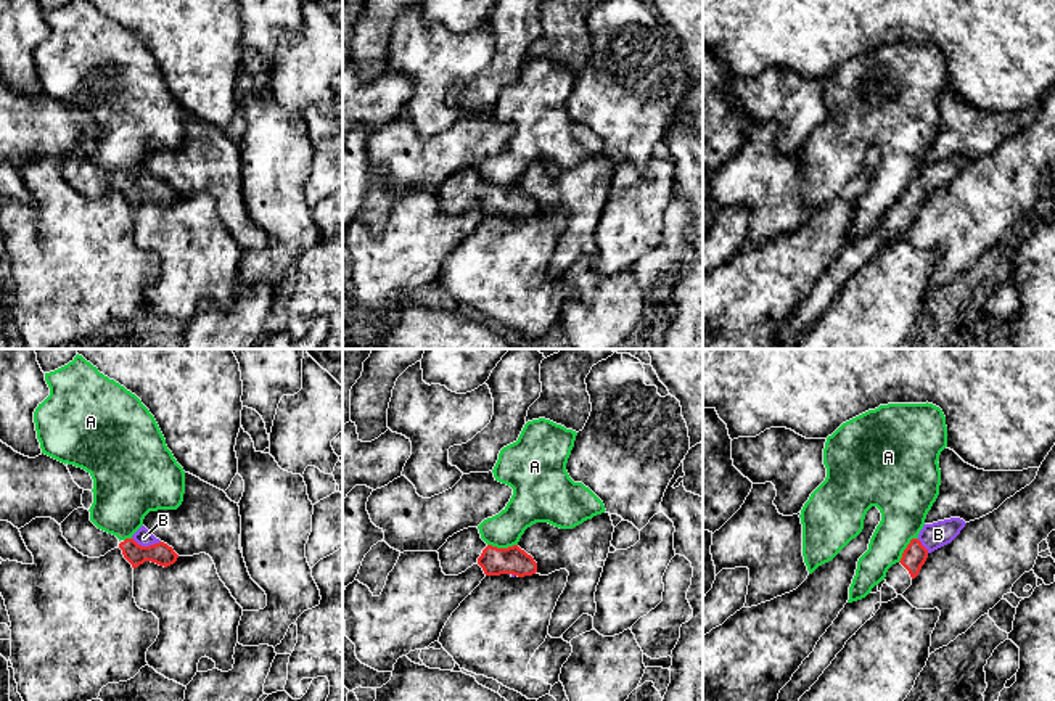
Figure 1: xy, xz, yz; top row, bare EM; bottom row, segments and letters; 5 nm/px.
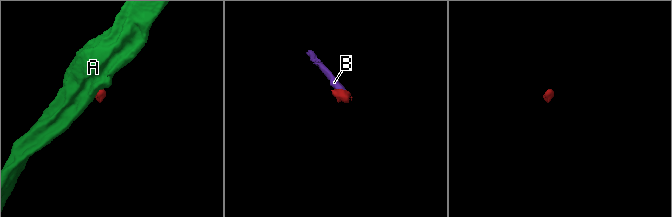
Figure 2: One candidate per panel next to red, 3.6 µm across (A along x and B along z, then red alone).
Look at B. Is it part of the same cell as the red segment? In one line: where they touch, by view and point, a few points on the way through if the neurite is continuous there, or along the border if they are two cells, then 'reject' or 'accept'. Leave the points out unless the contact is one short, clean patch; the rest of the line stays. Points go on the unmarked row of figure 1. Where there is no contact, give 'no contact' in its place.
contact xy (147, 187); way xy (161, 193), (147, 187), (143, 177); accept

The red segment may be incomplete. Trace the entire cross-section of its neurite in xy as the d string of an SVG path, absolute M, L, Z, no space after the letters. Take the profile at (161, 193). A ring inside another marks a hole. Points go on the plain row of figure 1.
M142 166L130 178L121 182L119 188L133 209L145 201L167 207L179 198L172 187L156 178L145 166Z

